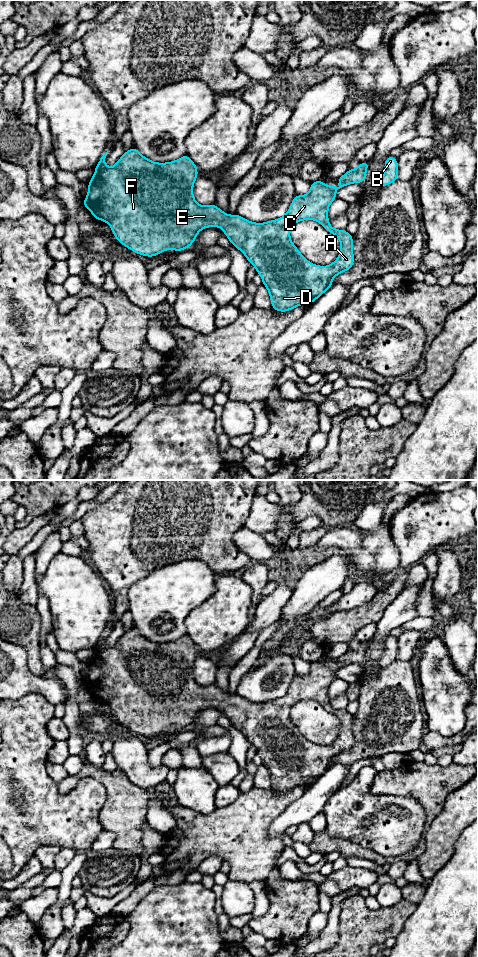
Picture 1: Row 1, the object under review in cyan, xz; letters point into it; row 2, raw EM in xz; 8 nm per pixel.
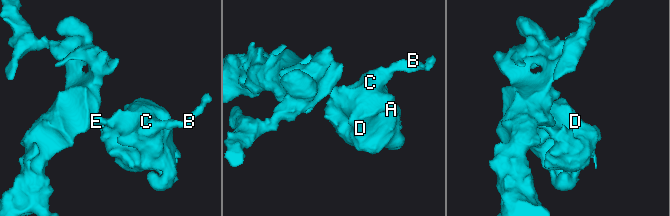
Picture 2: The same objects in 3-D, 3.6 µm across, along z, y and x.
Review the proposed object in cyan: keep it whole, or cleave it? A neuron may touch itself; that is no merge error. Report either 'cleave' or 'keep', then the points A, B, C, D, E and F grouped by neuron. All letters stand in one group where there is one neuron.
keep | A B C D E F

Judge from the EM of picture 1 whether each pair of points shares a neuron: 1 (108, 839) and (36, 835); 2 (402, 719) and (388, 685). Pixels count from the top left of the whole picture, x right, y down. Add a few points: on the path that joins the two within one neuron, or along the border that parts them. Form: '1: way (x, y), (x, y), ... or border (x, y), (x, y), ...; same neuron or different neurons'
1: border (103, 830), (90, 848); different neurons
2: way (394, 711), (389, 706), (389, 693); same neuron

